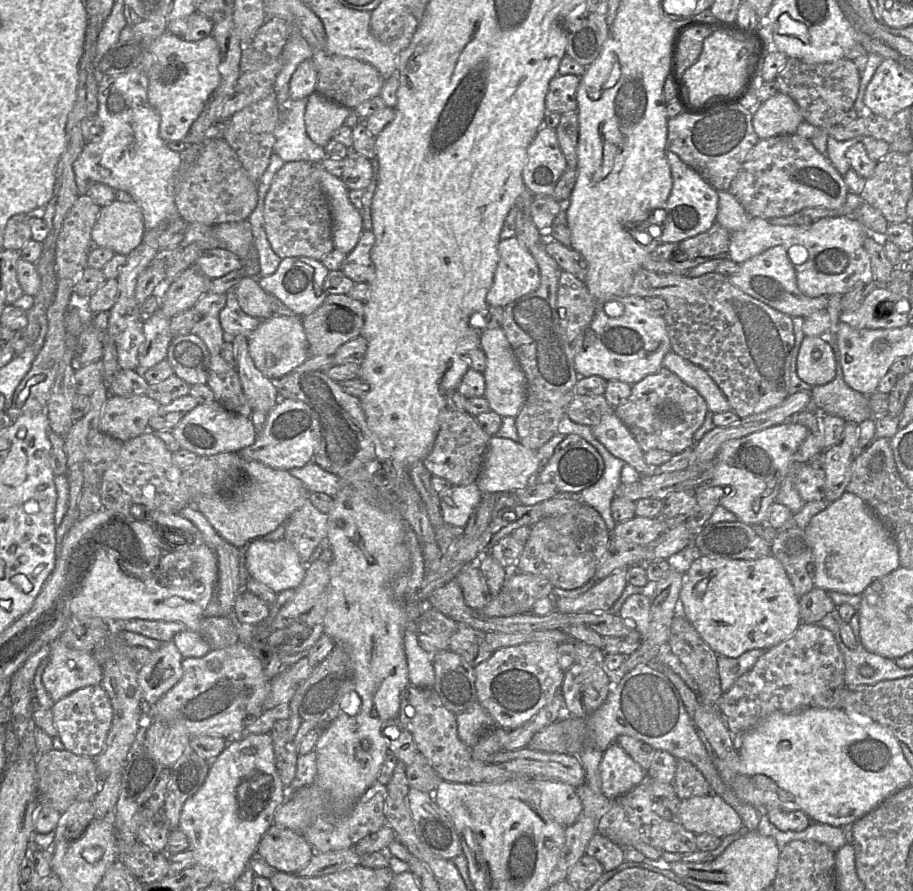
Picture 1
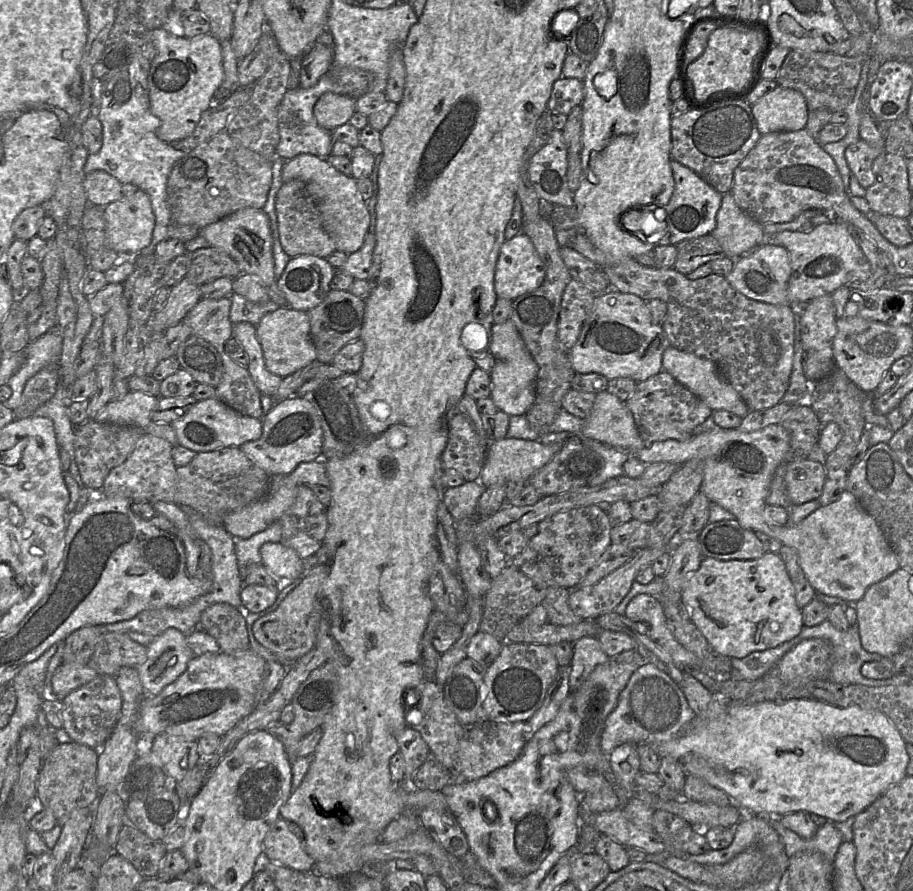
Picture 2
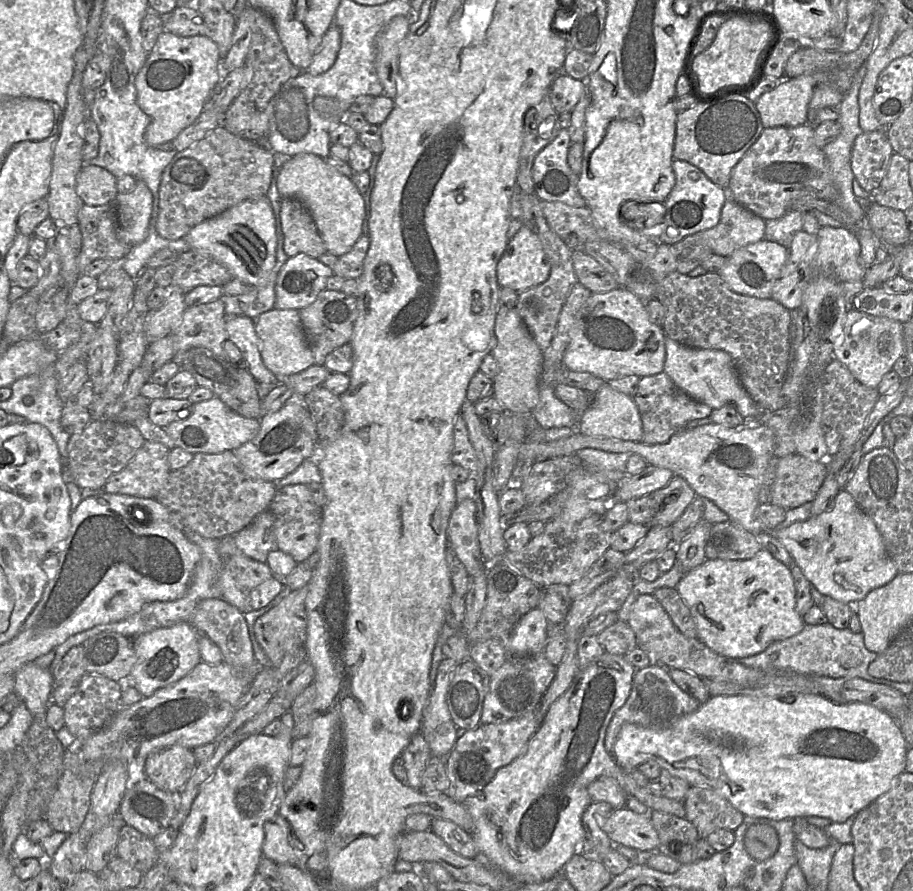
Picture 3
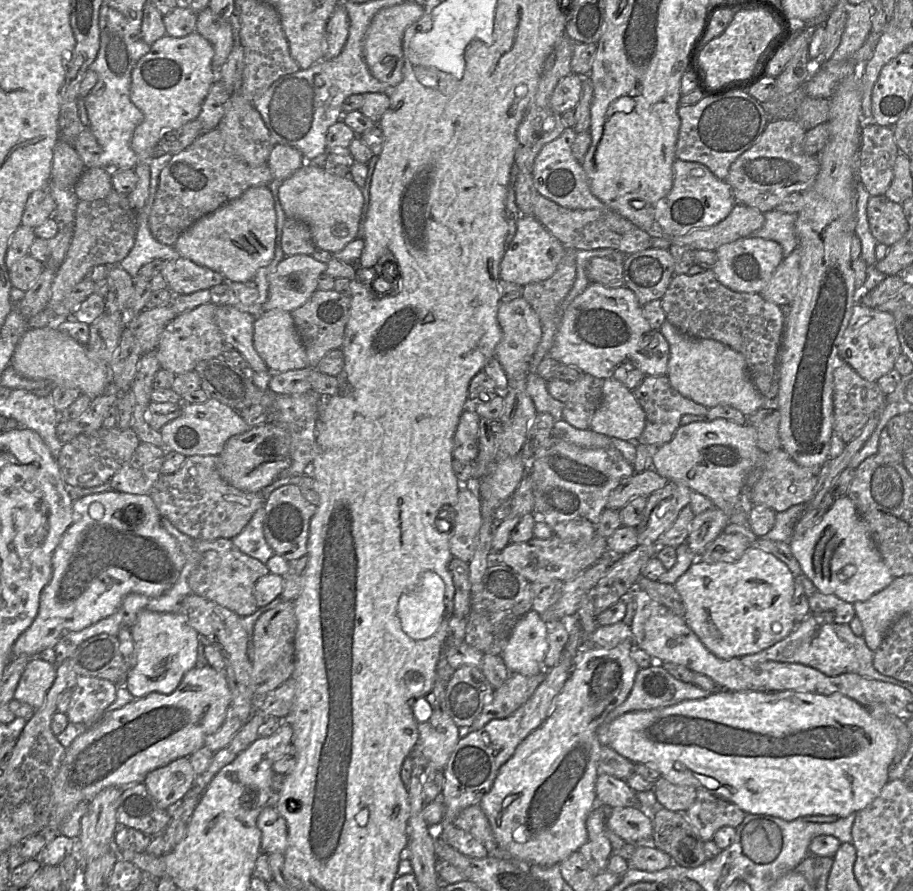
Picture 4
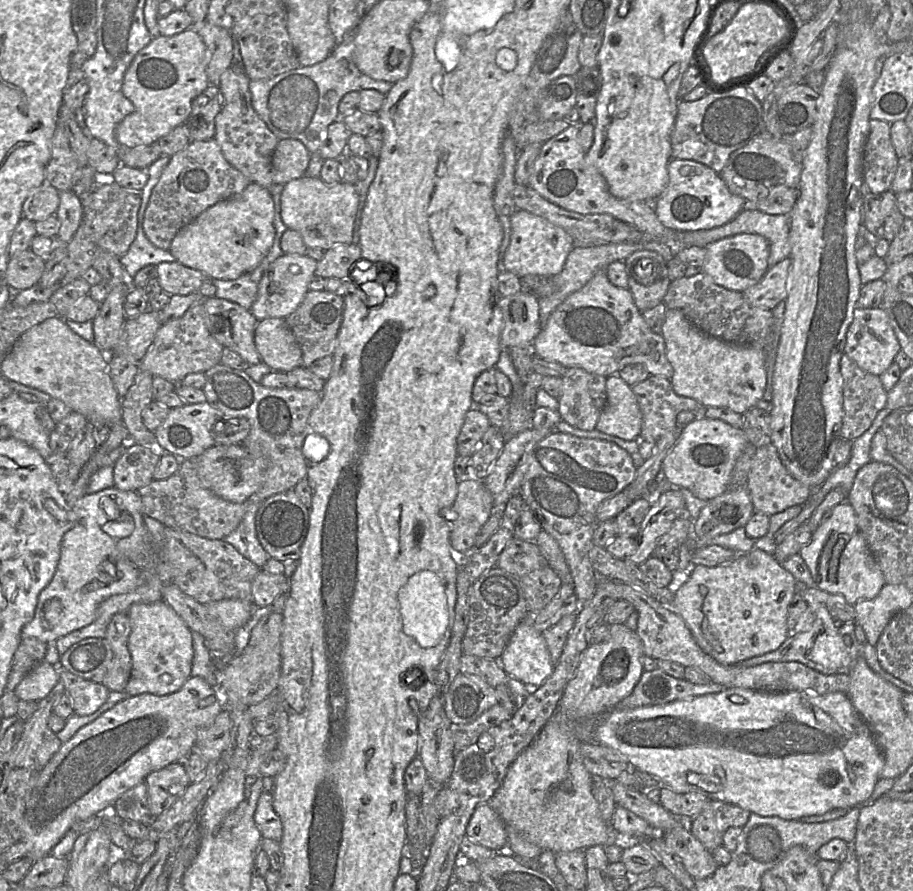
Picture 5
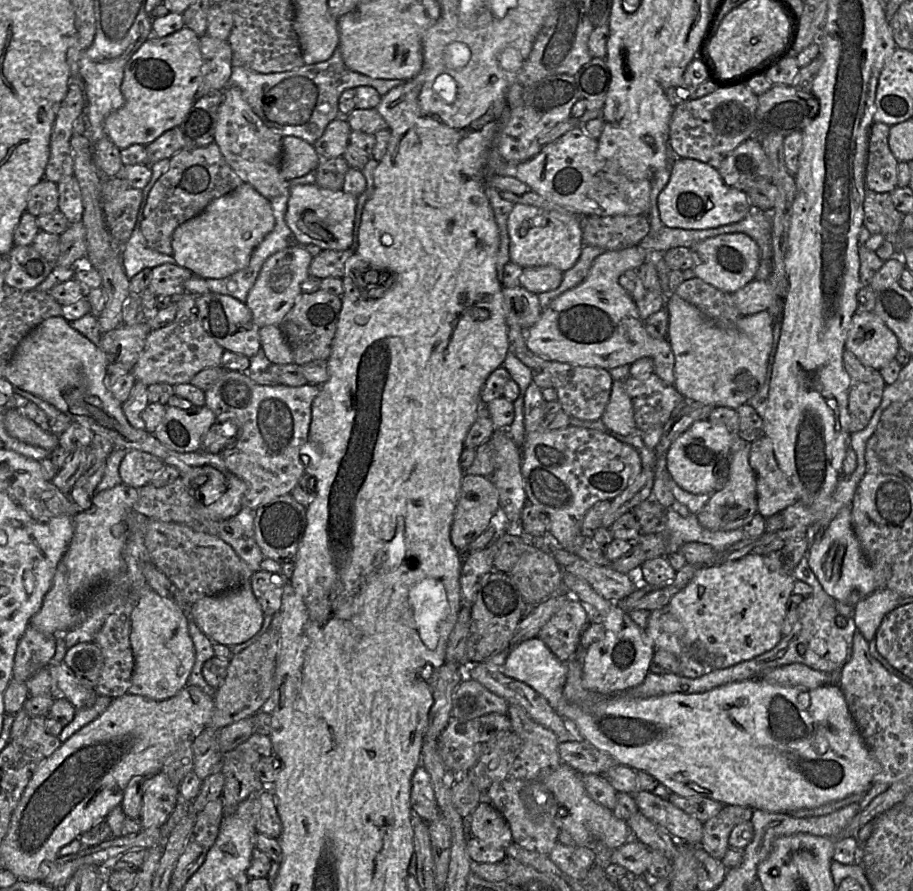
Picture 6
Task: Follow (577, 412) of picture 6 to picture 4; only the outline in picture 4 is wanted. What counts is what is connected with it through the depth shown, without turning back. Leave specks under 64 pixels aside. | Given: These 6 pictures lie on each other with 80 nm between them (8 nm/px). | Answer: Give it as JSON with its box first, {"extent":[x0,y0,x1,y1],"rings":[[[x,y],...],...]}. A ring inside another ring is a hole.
{"extent":[563,373,604,430],"rings":[[[582,373],[571,383],[568,400],[564,403],[563,420],[571,426],[588,430],[591,420],[601,402],[604,379]]]}

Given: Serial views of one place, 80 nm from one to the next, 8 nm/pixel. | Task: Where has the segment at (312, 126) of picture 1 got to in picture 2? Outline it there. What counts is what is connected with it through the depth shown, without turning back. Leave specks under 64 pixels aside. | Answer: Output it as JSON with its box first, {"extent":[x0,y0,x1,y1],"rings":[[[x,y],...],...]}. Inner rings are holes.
{"extent":[313,92,356,131],"rings":[[[332,92],[319,97],[313,107],[313,115],[317,124],[329,131],[348,123],[355,111],[356,99]]]}

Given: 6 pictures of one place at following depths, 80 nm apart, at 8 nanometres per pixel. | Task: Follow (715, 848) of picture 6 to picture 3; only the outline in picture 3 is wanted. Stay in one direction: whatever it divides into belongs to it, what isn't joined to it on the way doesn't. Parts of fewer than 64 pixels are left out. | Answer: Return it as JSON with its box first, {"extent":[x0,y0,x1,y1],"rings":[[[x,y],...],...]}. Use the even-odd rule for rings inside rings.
{"extent":[683,786,744,838],"rings":[[[691,786],[683,800],[685,818],[697,829],[700,838],[724,828],[735,831],[744,815],[716,792]]]}

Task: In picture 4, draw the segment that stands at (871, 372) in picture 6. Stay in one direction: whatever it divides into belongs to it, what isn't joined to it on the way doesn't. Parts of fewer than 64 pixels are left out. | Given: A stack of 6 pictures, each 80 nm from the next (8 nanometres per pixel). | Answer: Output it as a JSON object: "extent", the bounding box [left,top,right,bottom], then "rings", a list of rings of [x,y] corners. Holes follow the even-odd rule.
{"extent":[833,359,886,444],"rings":[[[843,359],[837,361],[833,377],[833,429],[848,444],[858,436],[871,416],[882,409],[886,395],[880,389],[877,382],[862,378]]]}

